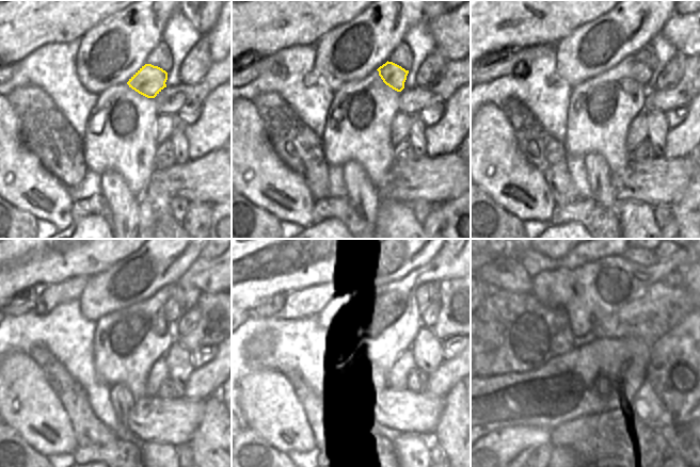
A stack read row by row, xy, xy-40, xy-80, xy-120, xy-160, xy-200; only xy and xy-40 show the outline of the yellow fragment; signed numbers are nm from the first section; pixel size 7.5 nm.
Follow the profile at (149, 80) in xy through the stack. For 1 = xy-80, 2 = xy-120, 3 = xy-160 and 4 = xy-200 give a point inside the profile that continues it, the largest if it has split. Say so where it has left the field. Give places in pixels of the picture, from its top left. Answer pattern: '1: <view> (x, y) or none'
1: xy-80 (642, 74)
2: xy-120 (172, 309)
3: xy-160 (427, 293)
4: xy-200 (666, 300)

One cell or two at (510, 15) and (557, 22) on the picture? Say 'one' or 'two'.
one

